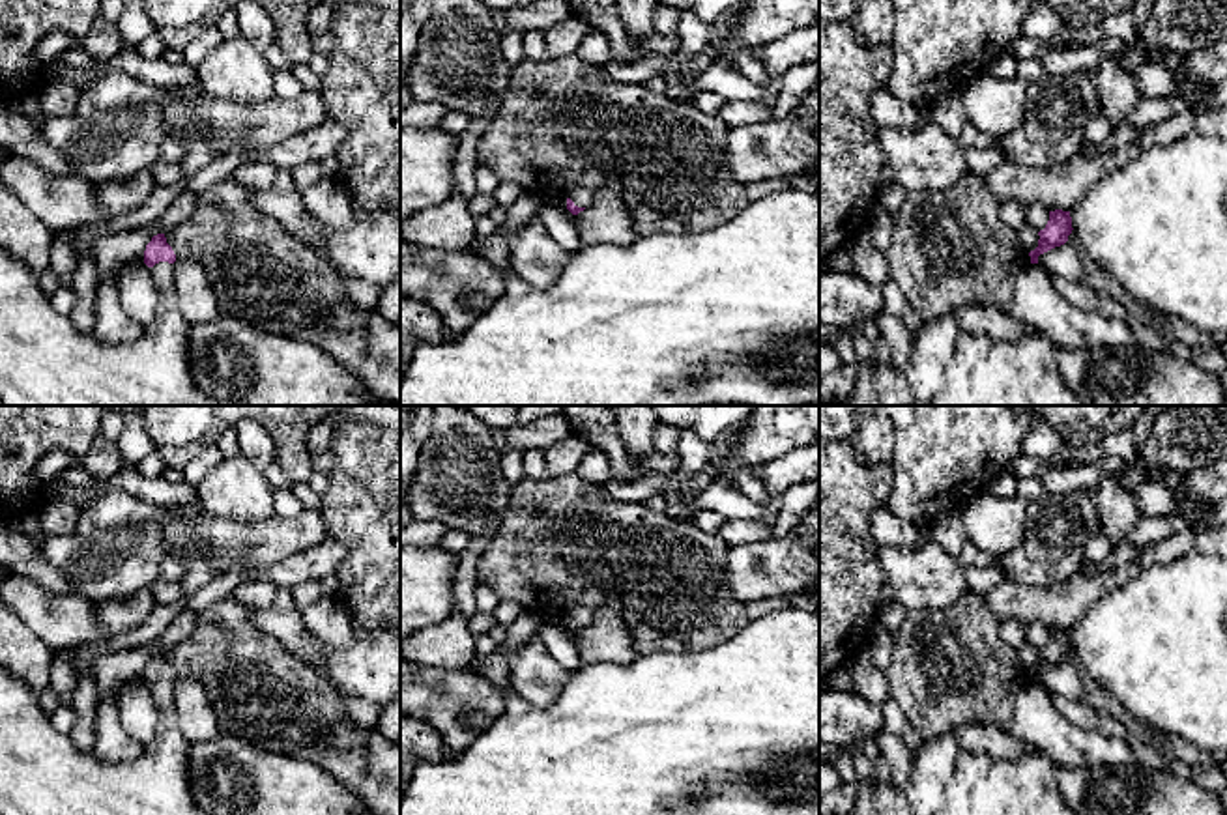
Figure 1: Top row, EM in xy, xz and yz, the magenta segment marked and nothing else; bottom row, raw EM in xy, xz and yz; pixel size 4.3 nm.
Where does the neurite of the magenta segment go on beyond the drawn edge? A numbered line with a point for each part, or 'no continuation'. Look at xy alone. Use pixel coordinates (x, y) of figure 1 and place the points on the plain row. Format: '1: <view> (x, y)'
1: xy (42, 772)

